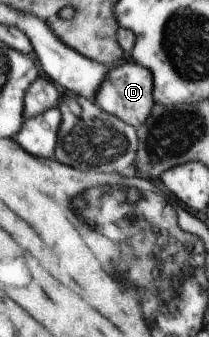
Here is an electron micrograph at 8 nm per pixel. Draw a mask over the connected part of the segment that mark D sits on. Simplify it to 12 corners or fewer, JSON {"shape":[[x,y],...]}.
{"shape":[[109,69],[95,103],[140,128],[155,108],[152,71]]}

